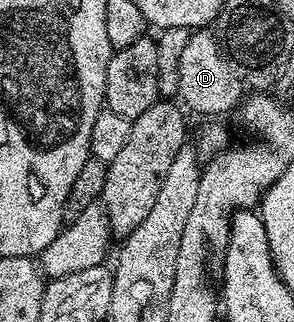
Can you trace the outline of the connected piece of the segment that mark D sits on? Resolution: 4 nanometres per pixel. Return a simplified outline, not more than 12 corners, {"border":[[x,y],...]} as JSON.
{"border":[[190,31],[177,96],[217,116],[242,103],[243,81],[216,35]]}

